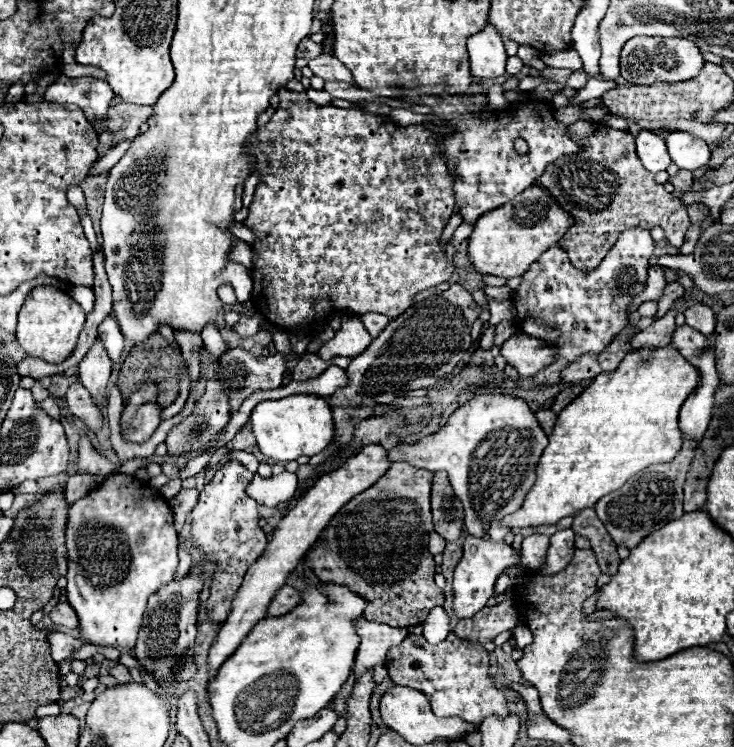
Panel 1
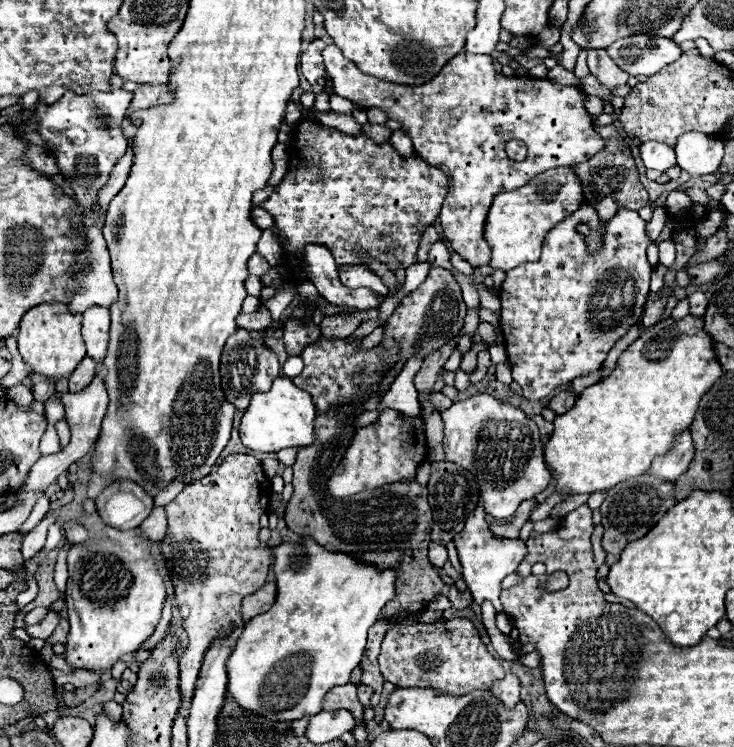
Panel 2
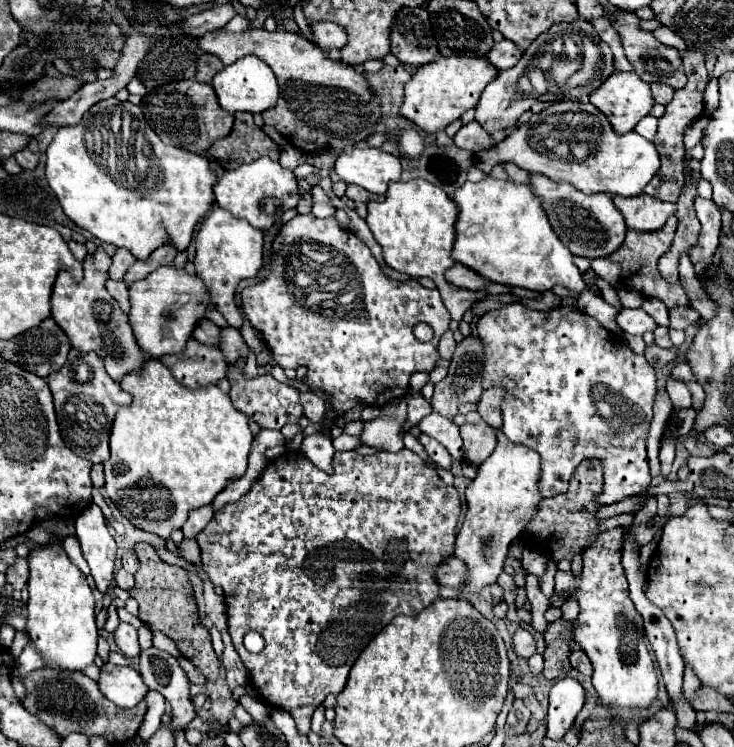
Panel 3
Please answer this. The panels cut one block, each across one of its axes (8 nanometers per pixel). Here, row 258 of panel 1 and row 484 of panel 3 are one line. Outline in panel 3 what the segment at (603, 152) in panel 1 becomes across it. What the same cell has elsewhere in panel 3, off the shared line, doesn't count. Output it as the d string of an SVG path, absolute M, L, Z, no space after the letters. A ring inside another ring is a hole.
M584 460L574 470L570 478L570 490L568 494L558 494L556 498L546 498L538 504L538 512L528 524L528 530L536 538L536 542L558 562L562 558L572 560L574 554L582 554L592 540L596 538L596 494L602 490L602 466L598 460Z

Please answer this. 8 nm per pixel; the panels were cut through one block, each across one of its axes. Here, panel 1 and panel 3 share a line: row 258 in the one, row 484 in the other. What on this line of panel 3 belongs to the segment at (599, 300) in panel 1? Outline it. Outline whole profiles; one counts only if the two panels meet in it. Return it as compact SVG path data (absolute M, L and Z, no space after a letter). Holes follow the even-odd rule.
M512 302L500 310L486 312L476 328L484 344L482 386L488 390L498 384L506 390L502 400L502 432L512 444L540 454L538 484L542 498L564 494L574 468L586 458L600 460L604 468L604 488L596 498L598 504L616 504L648 490L652 476L648 470L646 438L652 422L656 376L644 356L634 354L622 336L600 326L596 318L572 308L538 312Z

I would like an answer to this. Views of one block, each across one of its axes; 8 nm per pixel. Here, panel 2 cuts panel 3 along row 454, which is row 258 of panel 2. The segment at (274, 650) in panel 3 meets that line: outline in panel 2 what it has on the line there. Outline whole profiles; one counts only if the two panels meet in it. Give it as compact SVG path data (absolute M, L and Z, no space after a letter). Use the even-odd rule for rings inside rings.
M302 118L298 126L294 126L292 140L286 152L288 170L282 182L270 194L270 198L264 200L260 206L274 218L278 240L282 244L280 268L286 268L290 280L294 280L294 272L296 278L304 274L288 268L304 268L304 246L308 244L326 246L332 252L336 266L364 266L372 270L362 258L356 256L356 248L366 252L372 260L386 264L392 272L396 272L398 268L406 270L408 266L418 264L416 252L420 246L420 238L424 230L436 222L444 198L448 194L448 178L440 170L428 166L416 154L408 158L400 156L390 142L376 144L366 134L348 136L336 128L306 118Z

